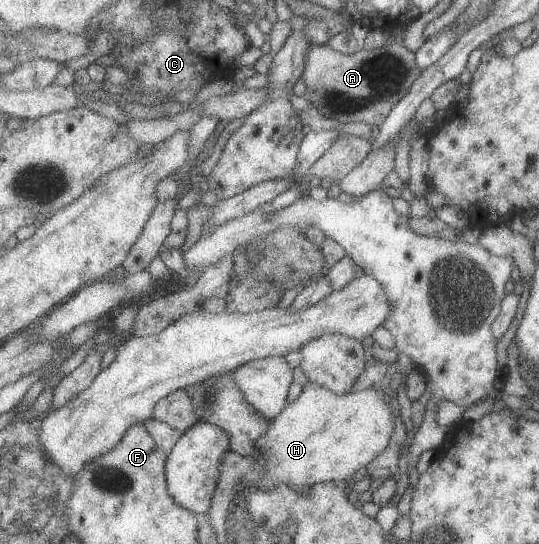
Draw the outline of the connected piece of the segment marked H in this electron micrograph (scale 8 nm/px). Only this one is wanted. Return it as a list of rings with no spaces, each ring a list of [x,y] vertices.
[[[308,381],[299,399],[290,403],[275,421],[270,421],[269,431],[255,441],[265,467],[260,487],[273,491],[284,484],[289,489],[308,489],[320,483],[347,480],[389,447],[395,427],[385,391],[369,388],[337,394]]]

